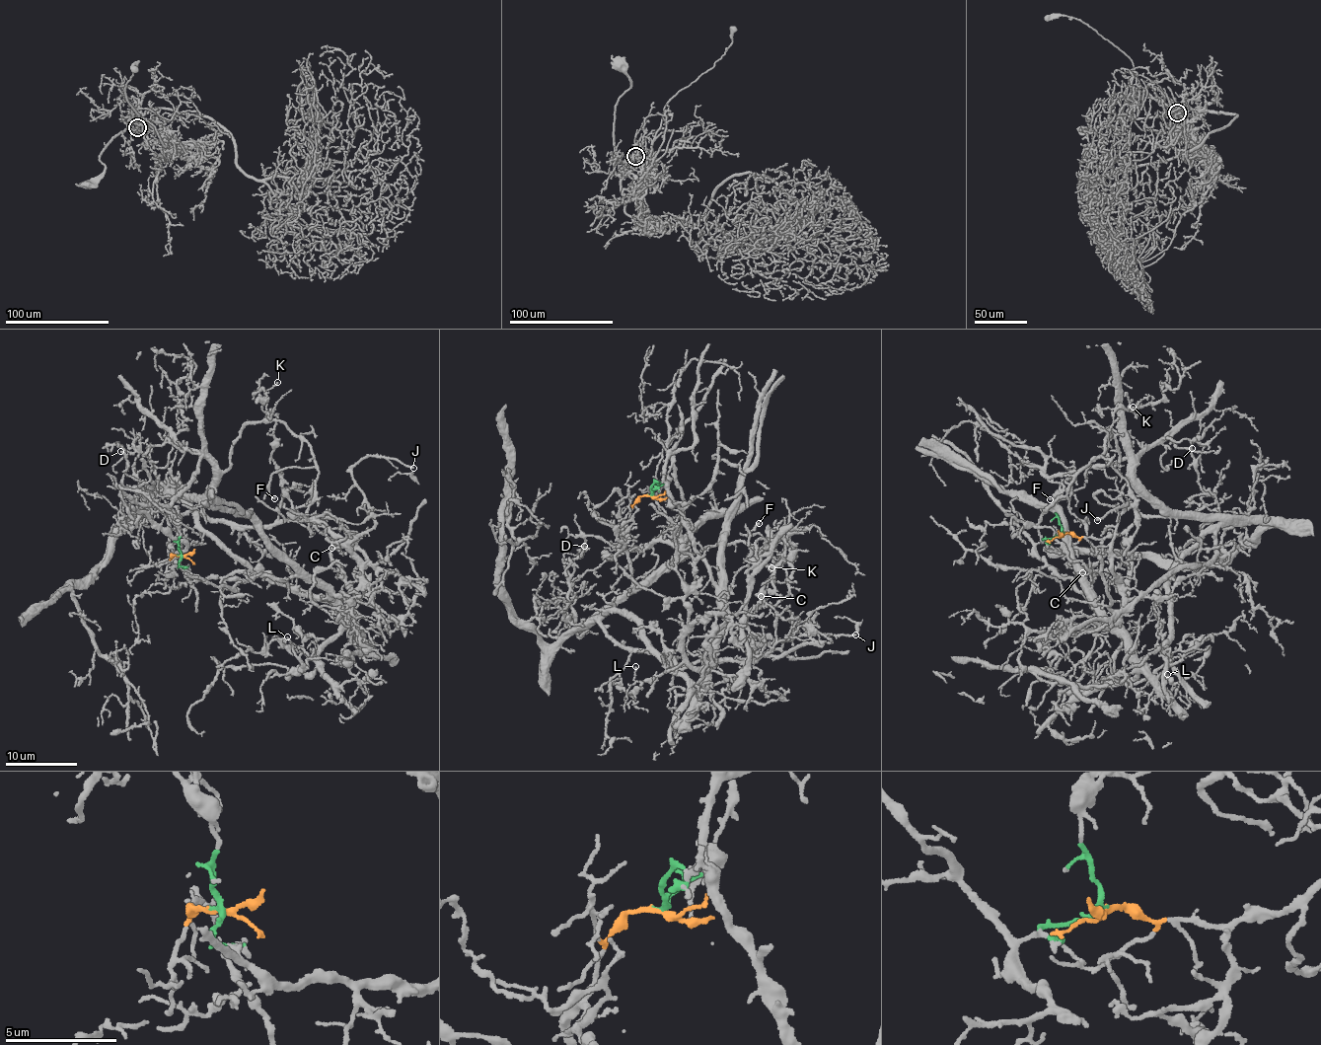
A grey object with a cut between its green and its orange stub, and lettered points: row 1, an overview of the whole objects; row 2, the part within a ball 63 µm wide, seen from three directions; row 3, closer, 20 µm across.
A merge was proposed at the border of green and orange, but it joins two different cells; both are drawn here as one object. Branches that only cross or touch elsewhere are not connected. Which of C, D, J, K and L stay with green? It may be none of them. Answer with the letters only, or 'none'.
C, J, L

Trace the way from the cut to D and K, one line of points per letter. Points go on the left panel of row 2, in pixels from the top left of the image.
D: (181, 556), (172, 556), (180, 517), (199, 503), (178, 497), (165, 508), (123, 485), (120, 451)
K: (181, 556), (172, 556), (180, 517), (230, 466), (238, 432), (266, 413), (257, 392), (277, 382)

